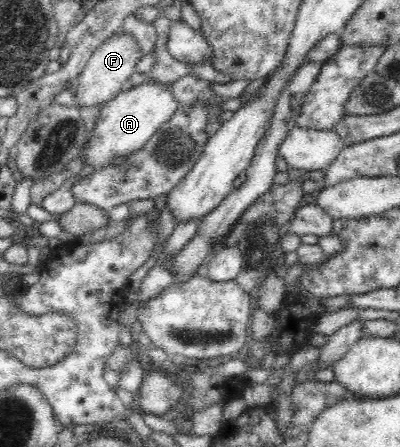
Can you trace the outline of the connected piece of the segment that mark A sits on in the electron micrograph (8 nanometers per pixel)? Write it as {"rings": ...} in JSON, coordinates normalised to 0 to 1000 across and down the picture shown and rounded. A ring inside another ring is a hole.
{"rings":[[[363,174],[348,190],[305,204],[253,242],[248,266],[218,322],[205,327],[218,369],[245,378],[273,371],[285,351],[313,351],[358,333],[378,309],[438,260],[448,230],[418,186]]]}

